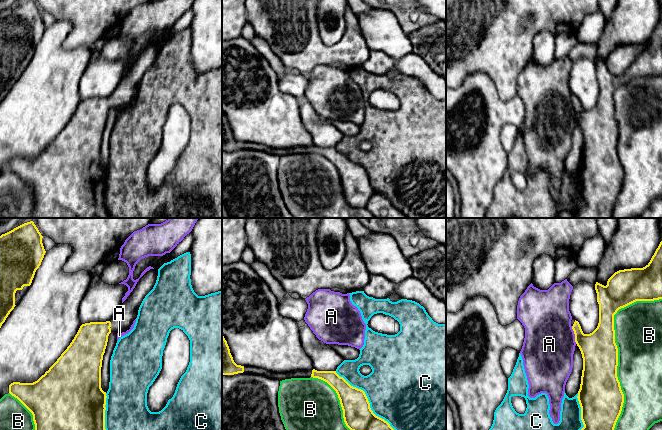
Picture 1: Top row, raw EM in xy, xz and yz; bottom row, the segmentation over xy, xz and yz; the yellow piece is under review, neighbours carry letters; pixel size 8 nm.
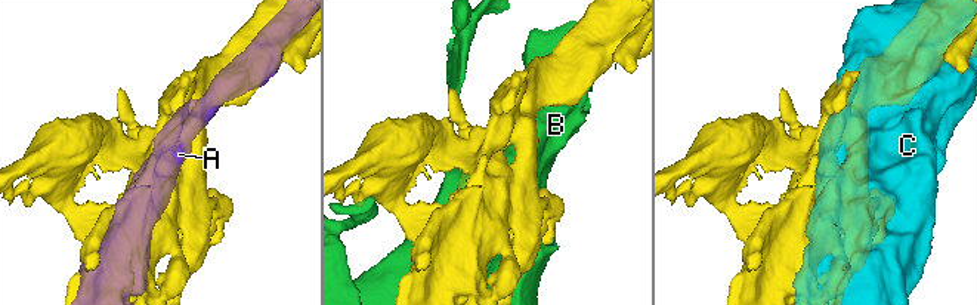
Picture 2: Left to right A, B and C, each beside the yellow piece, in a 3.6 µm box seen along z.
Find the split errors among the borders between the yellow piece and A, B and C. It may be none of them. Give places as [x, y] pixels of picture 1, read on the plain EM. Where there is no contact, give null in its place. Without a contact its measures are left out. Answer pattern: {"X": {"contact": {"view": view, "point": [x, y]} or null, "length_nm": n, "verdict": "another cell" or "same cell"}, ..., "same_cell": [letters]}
{"A": {"contact": {"view": "yz", "point": [575, 111]}, "length_nm": 150, "verdict": "another cell"}, "B": {"contact": {"view": "yz", "point": [617, 130]}, "length_nm": 1200, "verdict": "another cell"}, "C": {"contact": {"view": "xz", "point": [369, 181]}, "length_nm": 800, "verdict": "another cell"}, "same_cell": []}

